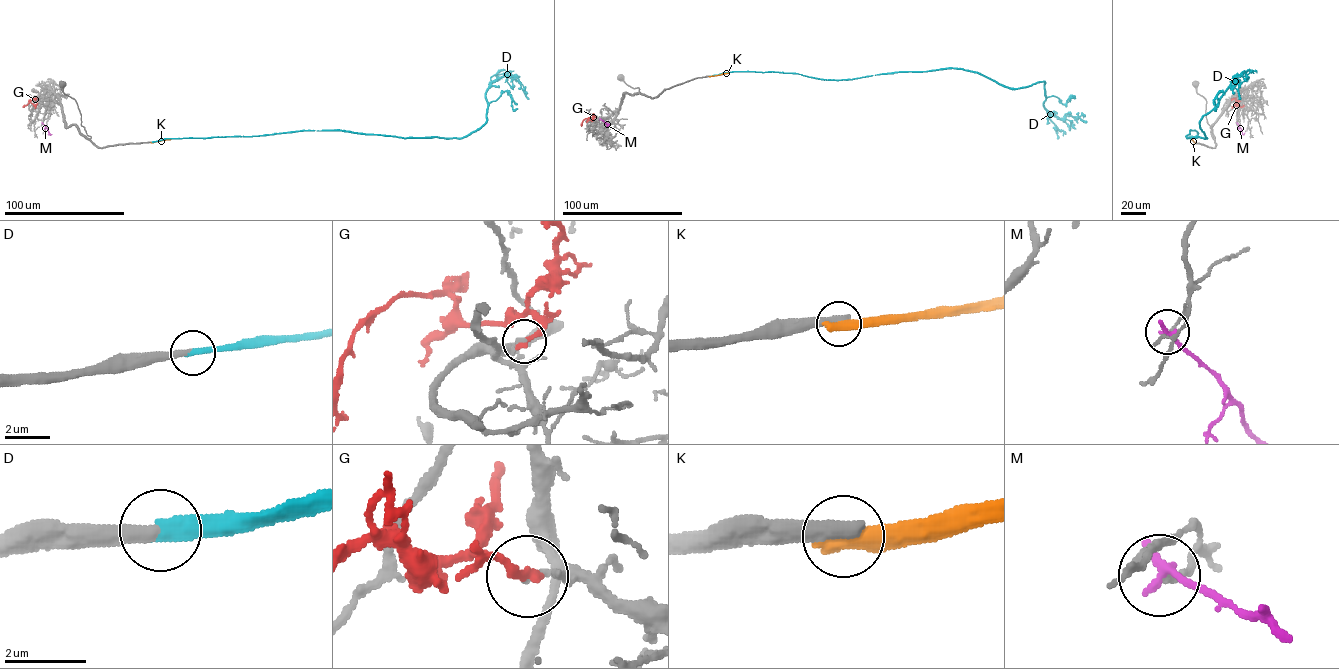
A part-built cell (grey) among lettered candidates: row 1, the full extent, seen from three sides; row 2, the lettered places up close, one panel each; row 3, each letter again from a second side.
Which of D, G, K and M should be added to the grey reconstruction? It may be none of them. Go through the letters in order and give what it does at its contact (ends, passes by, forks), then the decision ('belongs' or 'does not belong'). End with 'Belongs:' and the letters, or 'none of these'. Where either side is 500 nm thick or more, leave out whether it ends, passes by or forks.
D: it ends there; belongs
G: it ends there; does not belong
K: does not belong
M: it ends there; does not belong
Belongs: D

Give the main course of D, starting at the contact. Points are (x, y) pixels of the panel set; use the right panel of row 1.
D: (1194, 142), (1189, 138), (1196, 131), (1186, 136), (1206, 138), (1201, 118), (1234, 76), (1240, 99)

